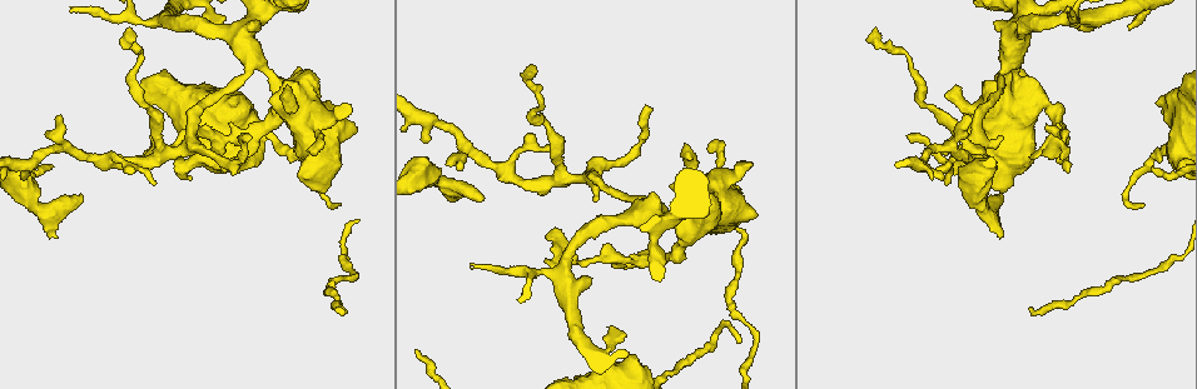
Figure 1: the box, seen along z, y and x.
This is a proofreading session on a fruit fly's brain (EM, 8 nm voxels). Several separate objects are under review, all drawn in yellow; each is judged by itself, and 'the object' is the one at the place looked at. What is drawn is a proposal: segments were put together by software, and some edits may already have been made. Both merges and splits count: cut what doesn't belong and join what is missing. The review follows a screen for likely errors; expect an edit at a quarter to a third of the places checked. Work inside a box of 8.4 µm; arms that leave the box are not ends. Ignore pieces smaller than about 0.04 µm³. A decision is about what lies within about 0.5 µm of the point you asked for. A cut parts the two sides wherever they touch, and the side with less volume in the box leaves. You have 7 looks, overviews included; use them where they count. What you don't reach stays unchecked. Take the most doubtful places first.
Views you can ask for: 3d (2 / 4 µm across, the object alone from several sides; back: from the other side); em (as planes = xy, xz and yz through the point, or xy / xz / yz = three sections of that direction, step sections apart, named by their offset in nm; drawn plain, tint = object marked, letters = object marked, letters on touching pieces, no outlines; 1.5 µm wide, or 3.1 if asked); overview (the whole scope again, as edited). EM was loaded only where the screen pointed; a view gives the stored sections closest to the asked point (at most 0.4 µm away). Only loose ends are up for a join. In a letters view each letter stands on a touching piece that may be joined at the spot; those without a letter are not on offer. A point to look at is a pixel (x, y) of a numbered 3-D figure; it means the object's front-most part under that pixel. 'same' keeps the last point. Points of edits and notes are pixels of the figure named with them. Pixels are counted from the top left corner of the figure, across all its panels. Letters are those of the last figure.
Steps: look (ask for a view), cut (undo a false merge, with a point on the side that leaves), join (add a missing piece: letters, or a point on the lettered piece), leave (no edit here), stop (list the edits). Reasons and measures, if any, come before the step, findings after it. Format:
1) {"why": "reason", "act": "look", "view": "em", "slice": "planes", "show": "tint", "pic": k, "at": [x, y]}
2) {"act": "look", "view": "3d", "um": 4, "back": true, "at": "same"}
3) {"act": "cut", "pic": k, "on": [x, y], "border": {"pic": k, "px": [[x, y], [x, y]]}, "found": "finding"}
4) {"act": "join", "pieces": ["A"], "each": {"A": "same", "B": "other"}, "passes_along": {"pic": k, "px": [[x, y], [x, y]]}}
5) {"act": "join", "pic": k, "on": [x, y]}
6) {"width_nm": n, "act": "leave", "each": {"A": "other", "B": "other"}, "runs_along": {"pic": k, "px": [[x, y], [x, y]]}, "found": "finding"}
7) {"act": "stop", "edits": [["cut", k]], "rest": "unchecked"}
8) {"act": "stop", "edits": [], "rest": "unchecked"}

{"why": "branch stops here", "act": "look", "view": "3d", "um": 4, "pic": 1, "at": [454, 200]}

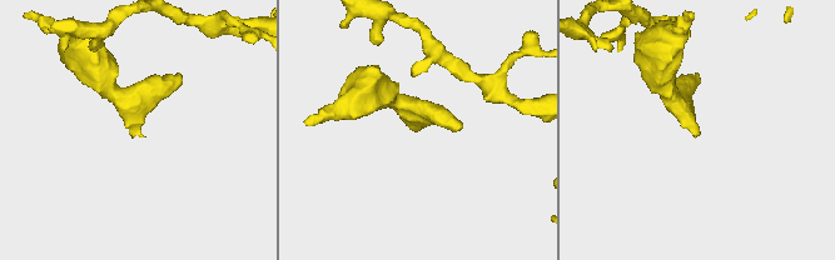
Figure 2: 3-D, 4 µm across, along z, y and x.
{"why": "now the EM", "act": "look", "view": "em", "slice": "xz", "step": 8, "show": "tint", "pic": 2, "at": [695, 136]}

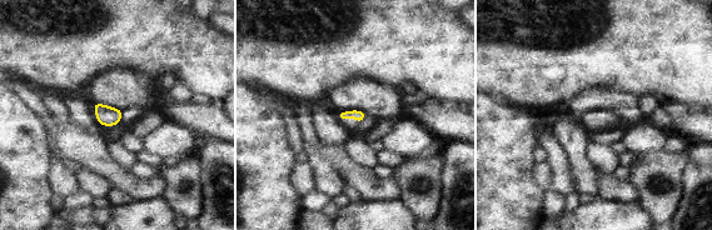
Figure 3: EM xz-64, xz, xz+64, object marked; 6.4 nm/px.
{"why": "another direction", "act": "look", "view": "em", "slice": "planes", "show": "letters", "at": "same"}

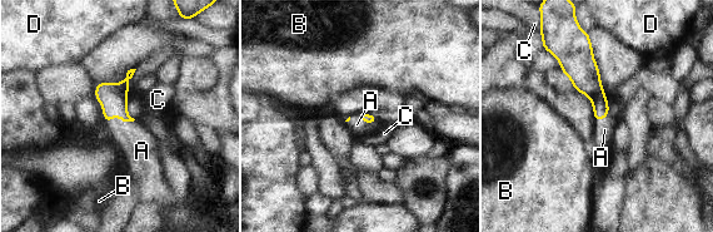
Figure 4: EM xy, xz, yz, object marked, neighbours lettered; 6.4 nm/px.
{"act": "join", "pieces": ["A"], "each": {"A": "same", "B": "other", "C": "other", "D": "other"}, "passes_along": {"pic": 4, "px": [[113, 98], [120, 119], [141, 151]]}, "found": "the neuron continues"}

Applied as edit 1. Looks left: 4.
{"act": "look", "view": "overview"}

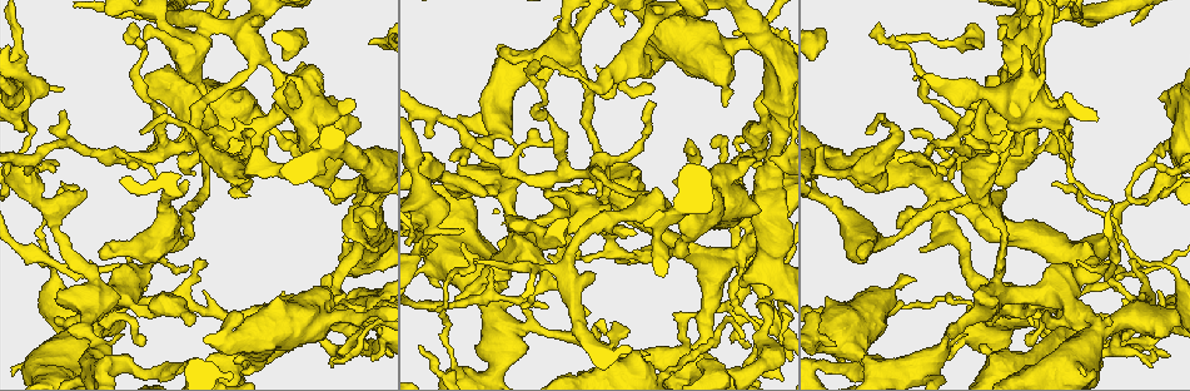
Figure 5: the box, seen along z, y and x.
{"why": "free end", "act": "look", "view": "3d", "um": 2, "pic": 5, "at": [353, 102]}

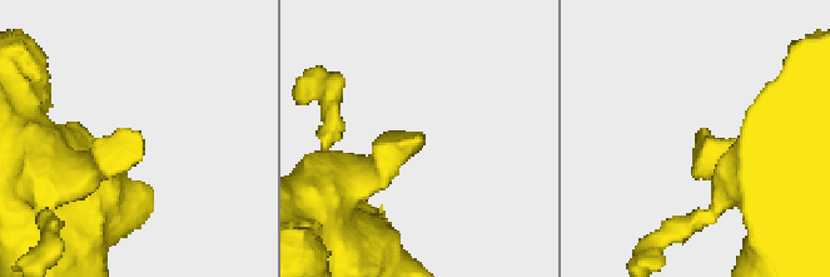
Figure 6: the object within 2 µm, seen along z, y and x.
{"act": "look", "view": "em", "slice": "yz", "step": 4, "show": "tint", "pic": 6, "at": [423, 134]}

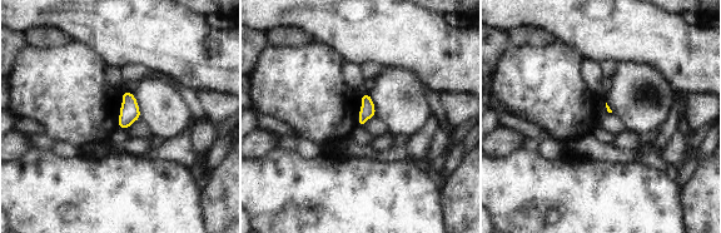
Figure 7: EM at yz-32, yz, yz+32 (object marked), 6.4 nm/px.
{"act": "look", "view": "em", "slice": "planes", "show": "letters", "at": "same"}

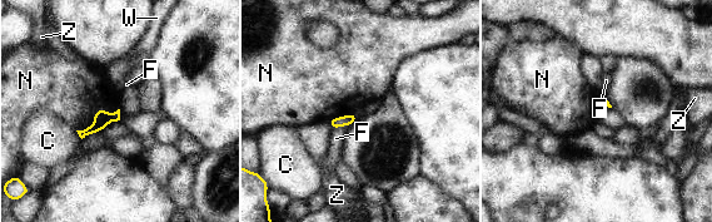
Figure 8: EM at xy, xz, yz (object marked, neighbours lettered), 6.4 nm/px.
{"longest_contact_nm": ["N", 320], "act": "leave", "each": {"C": "other", "F": "other", "N": "other", "W": "other", "Z": "other"}, "border": {"pic": 8, "px": [[119, 108], [100, 108], [76, 131]]}, "found": "none of them fits"}

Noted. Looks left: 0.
{"act": "stop", "edits": [["join", 4]], "rest": "unchecked"}

